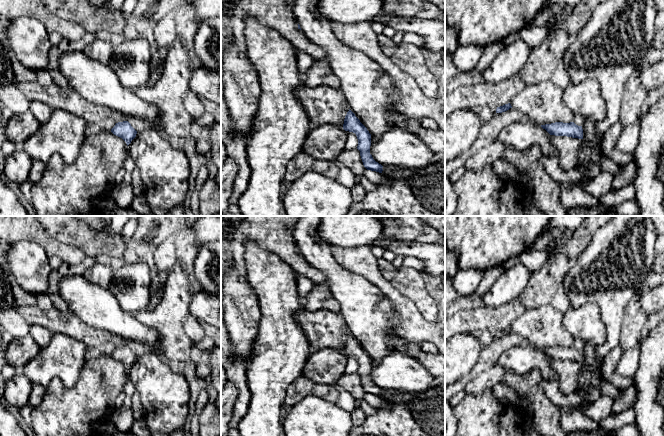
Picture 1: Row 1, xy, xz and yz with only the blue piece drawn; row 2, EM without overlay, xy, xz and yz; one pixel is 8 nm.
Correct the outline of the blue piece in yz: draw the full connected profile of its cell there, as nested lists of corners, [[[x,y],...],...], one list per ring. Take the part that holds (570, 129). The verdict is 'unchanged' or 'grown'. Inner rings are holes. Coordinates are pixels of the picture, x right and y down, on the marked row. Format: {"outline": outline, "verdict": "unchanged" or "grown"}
{"outline": [[[555,122],[551,124],[541,125],[541,127],[545,129],[550,135],[583,139],[582,126],[578,126],[574,122]]], "verdict": "unchanged"}

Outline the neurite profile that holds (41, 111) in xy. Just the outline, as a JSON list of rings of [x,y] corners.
[[[39,101],[30,102],[29,110],[32,112],[40,125],[46,123],[52,113],[52,109],[48,105]]]

